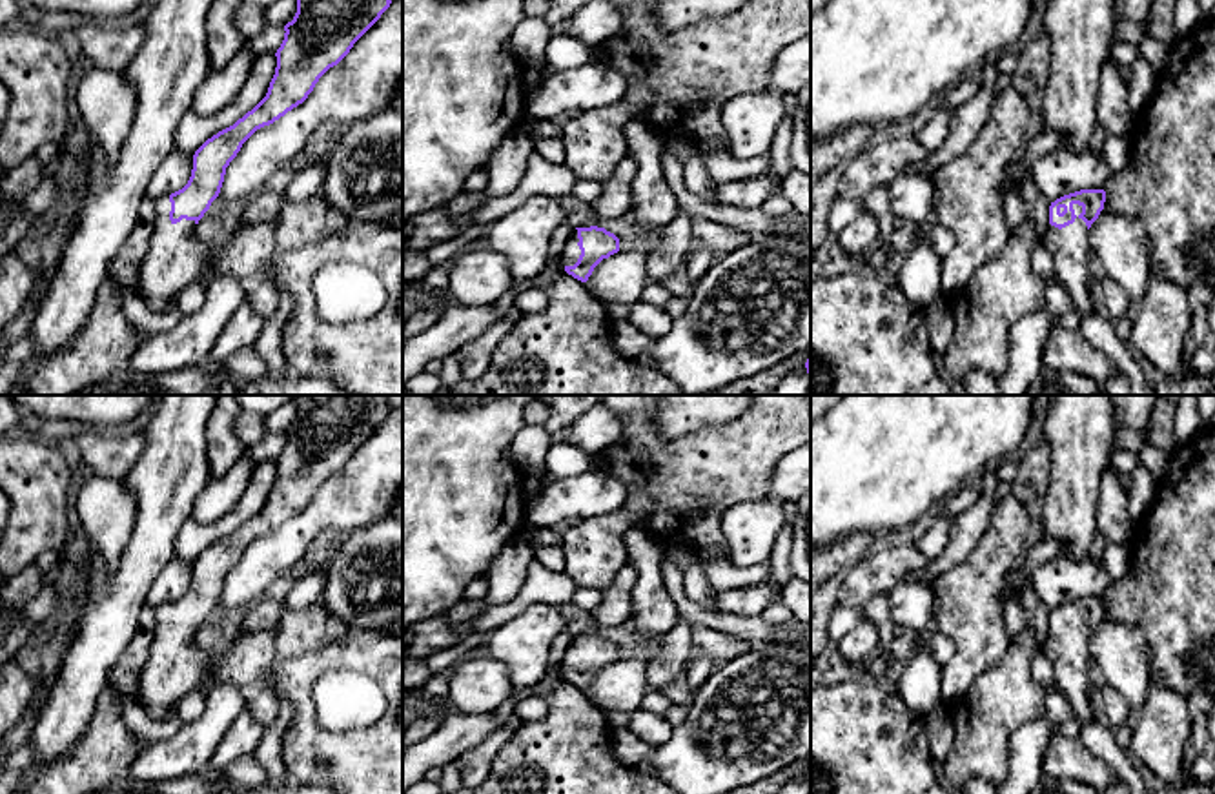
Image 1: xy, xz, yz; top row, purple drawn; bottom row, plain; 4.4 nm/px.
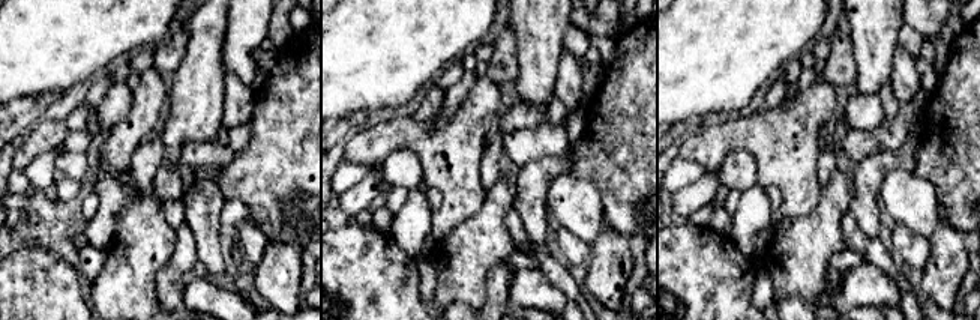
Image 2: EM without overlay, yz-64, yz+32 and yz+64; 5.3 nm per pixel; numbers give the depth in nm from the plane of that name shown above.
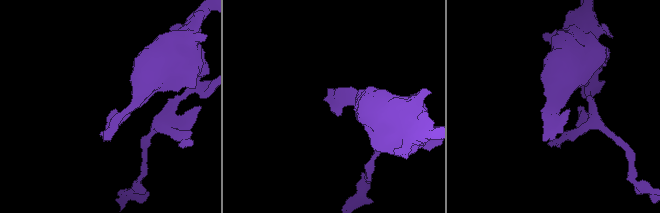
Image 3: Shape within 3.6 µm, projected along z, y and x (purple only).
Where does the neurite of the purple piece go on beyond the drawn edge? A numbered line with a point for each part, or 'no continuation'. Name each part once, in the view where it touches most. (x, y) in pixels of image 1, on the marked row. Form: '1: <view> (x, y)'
1: yz (1070, 248)

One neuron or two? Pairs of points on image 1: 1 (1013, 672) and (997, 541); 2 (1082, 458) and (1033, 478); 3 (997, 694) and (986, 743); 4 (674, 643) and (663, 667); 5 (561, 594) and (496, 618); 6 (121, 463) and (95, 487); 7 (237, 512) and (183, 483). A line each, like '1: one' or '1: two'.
1: two
2: two
3: one
4: one
5: one
6: two
7: two

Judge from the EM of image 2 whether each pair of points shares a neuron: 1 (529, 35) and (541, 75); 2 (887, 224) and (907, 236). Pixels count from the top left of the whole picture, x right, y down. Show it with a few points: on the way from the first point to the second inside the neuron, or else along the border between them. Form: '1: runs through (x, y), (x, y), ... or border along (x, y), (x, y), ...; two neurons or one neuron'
1: runs through (538, 45), (538, 65); one neuron
2: border along (893, 223), (892, 245), (904, 260); two neurons

